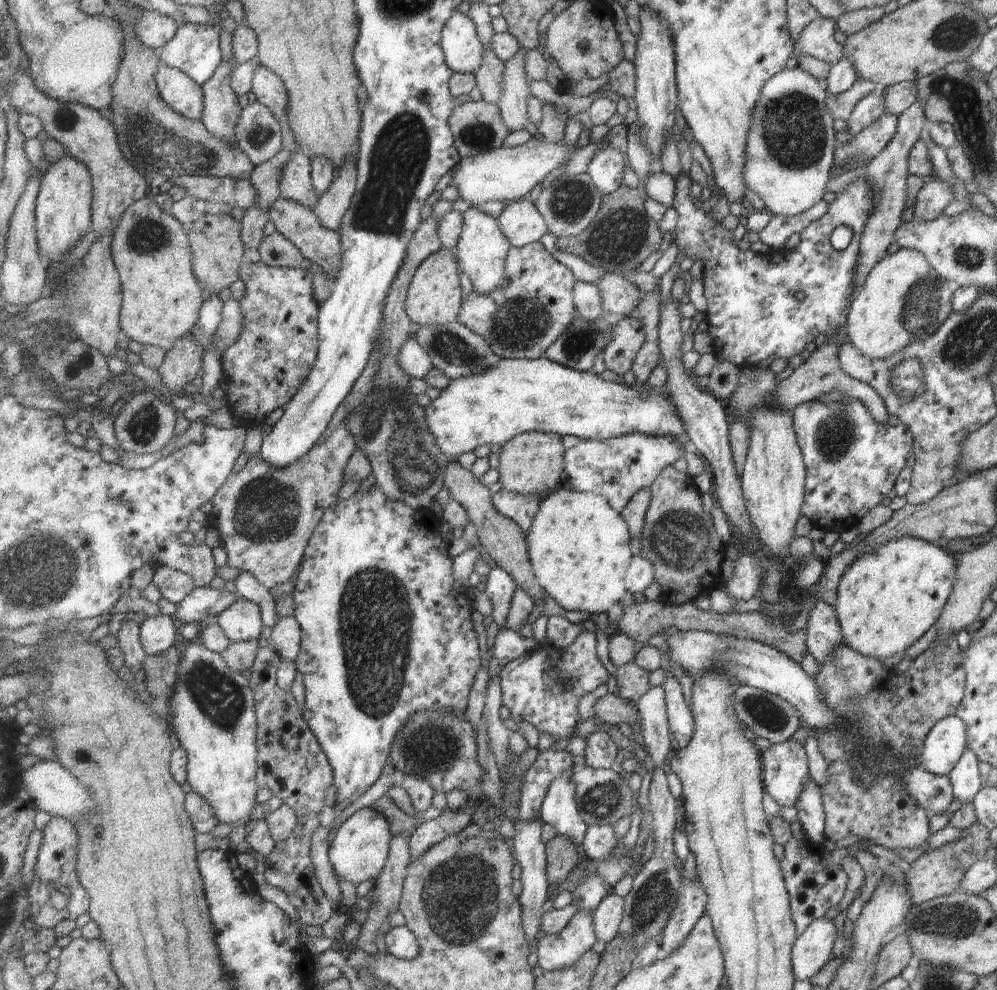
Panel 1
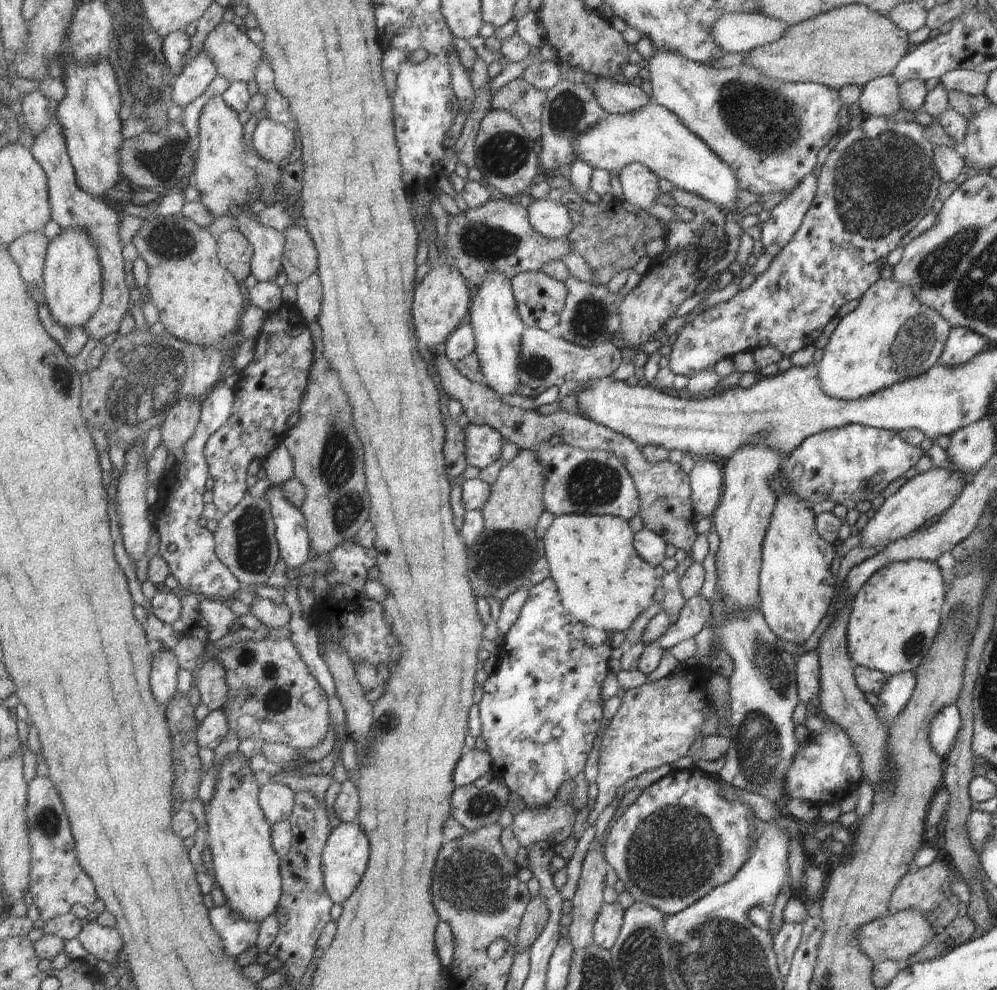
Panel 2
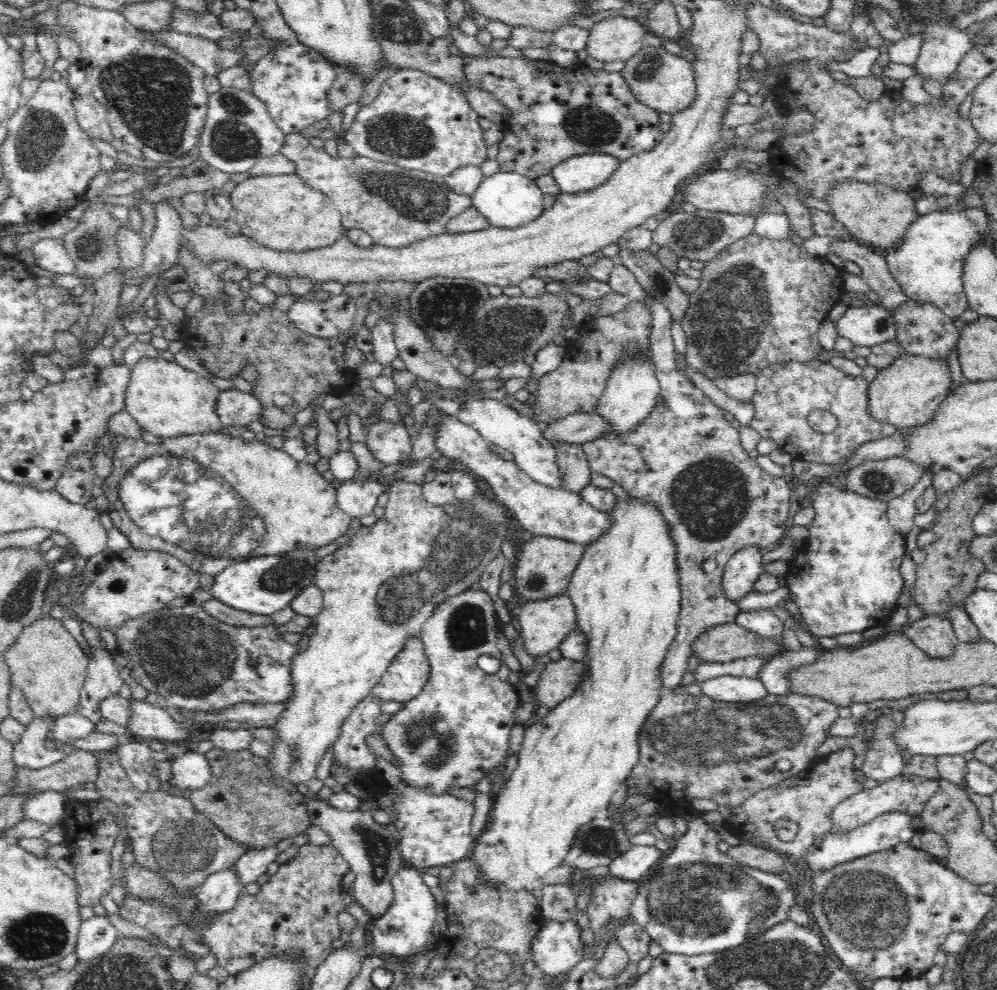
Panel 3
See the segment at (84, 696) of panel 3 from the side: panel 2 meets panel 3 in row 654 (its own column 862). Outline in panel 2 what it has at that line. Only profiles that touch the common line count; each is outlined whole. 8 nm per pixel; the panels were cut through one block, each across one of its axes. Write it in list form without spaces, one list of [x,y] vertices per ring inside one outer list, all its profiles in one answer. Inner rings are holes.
[[[892,75],[877,77],[861,87],[858,97],[859,110],[871,117],[892,116],[900,110],[898,86]]]

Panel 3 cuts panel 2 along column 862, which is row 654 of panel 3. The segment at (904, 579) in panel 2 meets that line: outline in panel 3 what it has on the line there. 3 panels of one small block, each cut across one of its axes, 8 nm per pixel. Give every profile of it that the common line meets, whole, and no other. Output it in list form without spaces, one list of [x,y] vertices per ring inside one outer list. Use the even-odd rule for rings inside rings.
[[[631,498],[628,501],[618,500],[615,509],[611,512],[612,526],[602,538],[585,547],[585,553],[580,559],[578,566],[573,571],[573,575],[565,592],[572,599],[574,609],[576,609],[576,629],[584,633],[586,652],[582,661],[584,662],[584,677],[576,691],[560,702],[556,707],[550,709],[549,714],[544,717],[539,724],[526,727],[524,733],[524,742],[518,754],[518,767],[515,768],[511,777],[501,789],[496,799],[494,814],[488,828],[476,840],[475,846],[471,850],[470,856],[477,864],[489,882],[493,882],[499,890],[505,895],[519,895],[522,890],[541,889],[542,878],[548,874],[552,868],[562,865],[564,856],[568,854],[576,832],[588,822],[595,820],[599,816],[604,817],[606,806],[610,804],[612,793],[620,782],[627,780],[630,776],[630,770],[639,762],[640,754],[640,733],[646,720],[651,716],[652,710],[656,708],[662,698],[662,674],[660,669],[667,655],[672,641],[677,635],[677,622],[680,612],[680,583],[678,582],[677,564],[676,564],[676,545],[668,533],[668,523],[664,521],[662,513],[656,511],[652,503],[644,503],[638,499]]]

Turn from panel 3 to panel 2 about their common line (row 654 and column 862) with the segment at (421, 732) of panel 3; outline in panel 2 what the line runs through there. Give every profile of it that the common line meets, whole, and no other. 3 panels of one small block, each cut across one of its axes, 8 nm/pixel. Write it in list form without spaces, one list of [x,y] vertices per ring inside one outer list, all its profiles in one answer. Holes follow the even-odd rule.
[[[850,424],[821,431],[802,440],[785,458],[781,479],[800,499],[809,503],[824,500],[830,500],[834,505],[842,500],[871,502],[887,484],[915,466],[922,454],[919,447],[903,442],[896,432]],[[864,480],[871,484],[869,492],[860,487]]]

